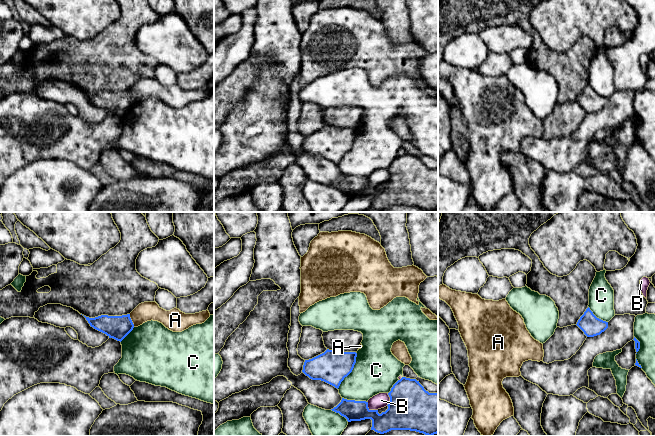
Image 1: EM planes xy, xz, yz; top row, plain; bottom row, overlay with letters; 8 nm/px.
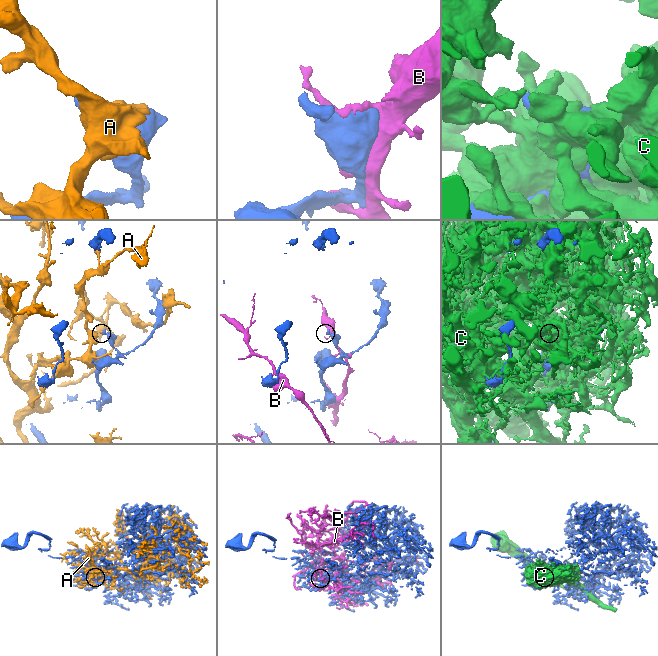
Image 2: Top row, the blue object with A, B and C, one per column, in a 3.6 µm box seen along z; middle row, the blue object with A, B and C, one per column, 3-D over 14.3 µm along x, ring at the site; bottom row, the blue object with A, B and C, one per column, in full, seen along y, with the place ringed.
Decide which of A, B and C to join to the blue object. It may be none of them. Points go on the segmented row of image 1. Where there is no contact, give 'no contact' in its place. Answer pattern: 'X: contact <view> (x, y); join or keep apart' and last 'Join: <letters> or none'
A: contact xy (131, 320); keep apart
B: contact xz (370, 410); keep apart
C: contact xz (352, 369); keep apart
Join: none

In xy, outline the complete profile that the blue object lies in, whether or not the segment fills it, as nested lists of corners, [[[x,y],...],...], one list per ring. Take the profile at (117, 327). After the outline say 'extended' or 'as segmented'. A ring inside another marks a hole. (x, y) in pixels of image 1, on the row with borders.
[[[130,314],[122,316],[101,315],[95,318],[84,317],[91,327],[120,342],[134,328]]]; as segmented

